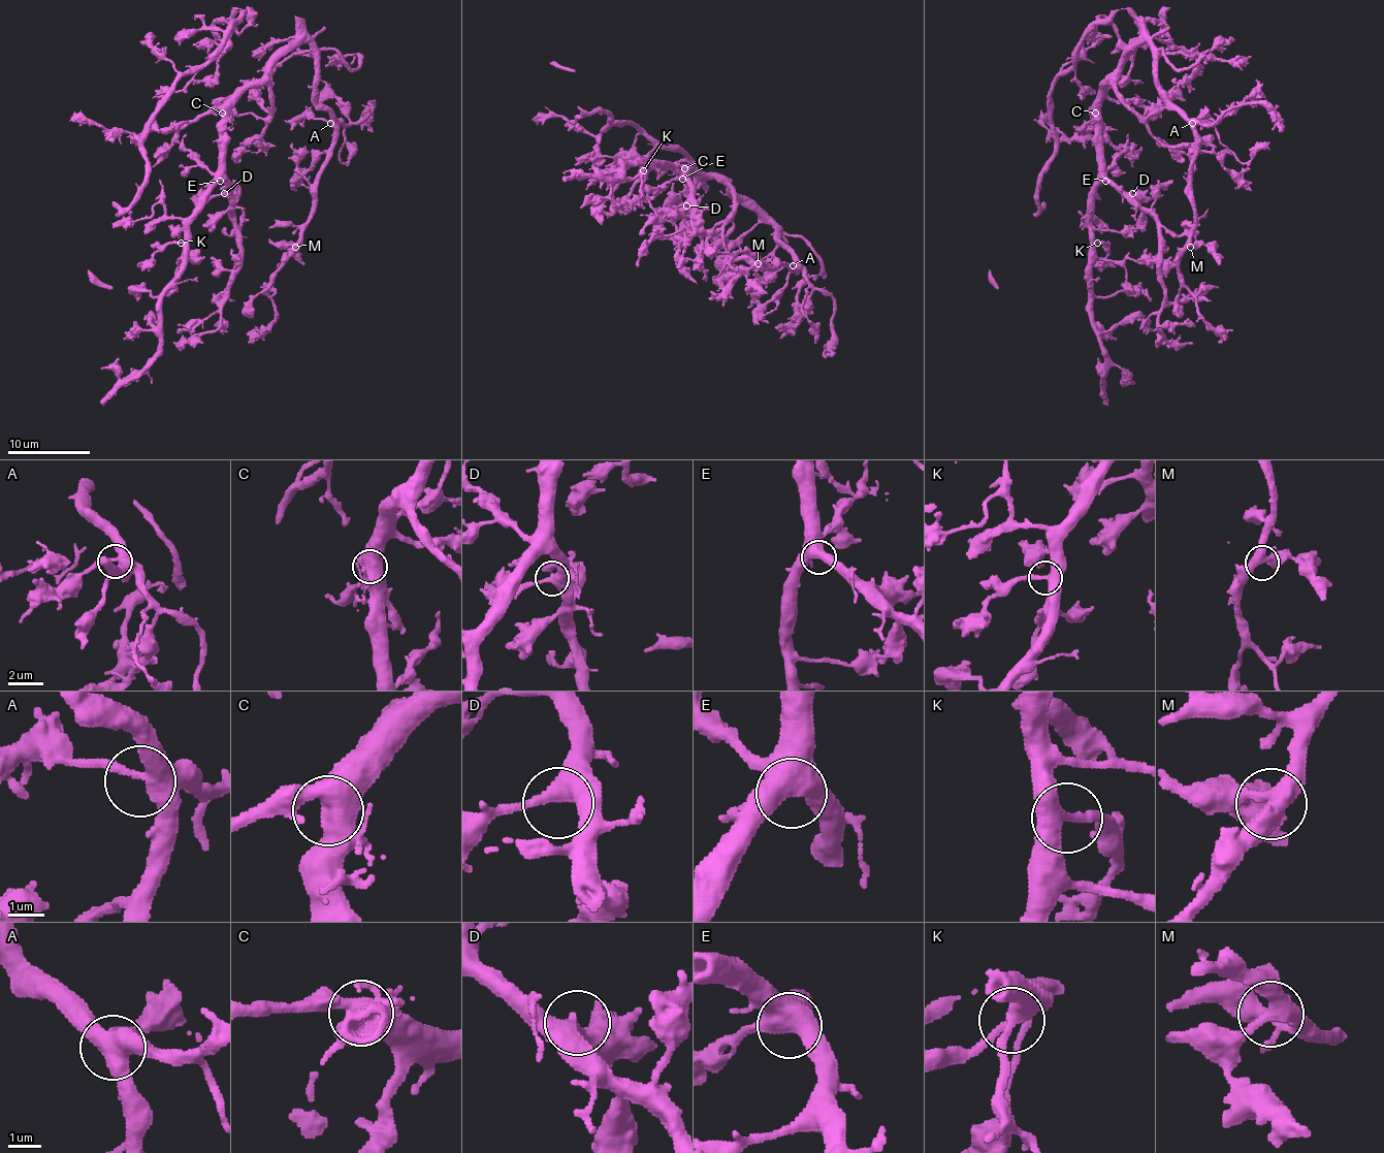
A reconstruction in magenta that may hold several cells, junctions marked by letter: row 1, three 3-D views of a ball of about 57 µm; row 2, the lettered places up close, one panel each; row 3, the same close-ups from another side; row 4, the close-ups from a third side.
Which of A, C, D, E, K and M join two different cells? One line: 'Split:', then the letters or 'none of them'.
Split: none of them

